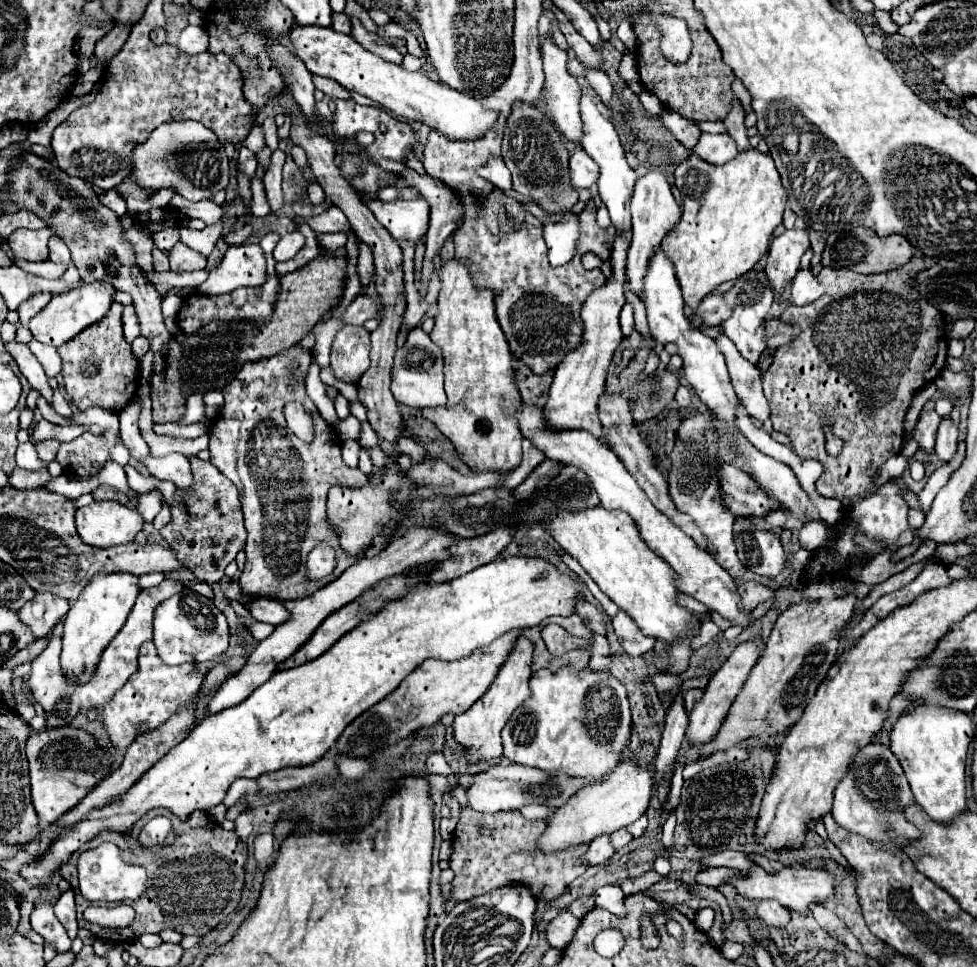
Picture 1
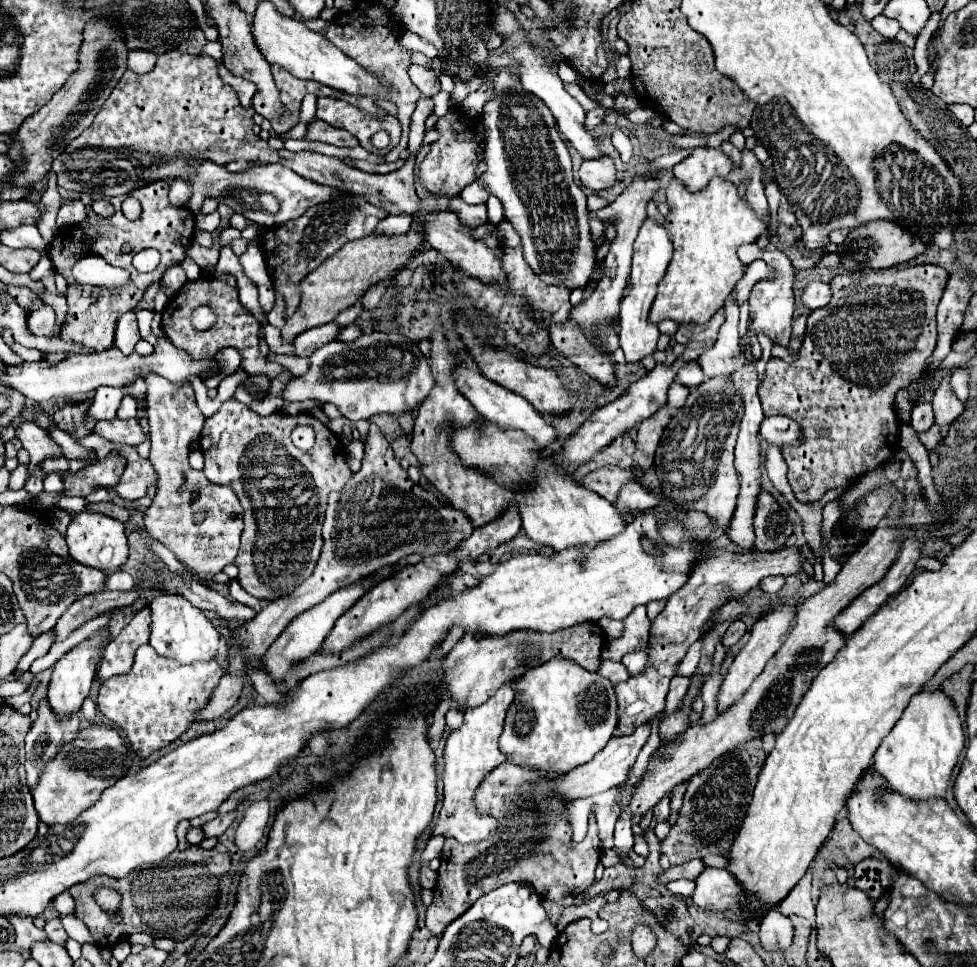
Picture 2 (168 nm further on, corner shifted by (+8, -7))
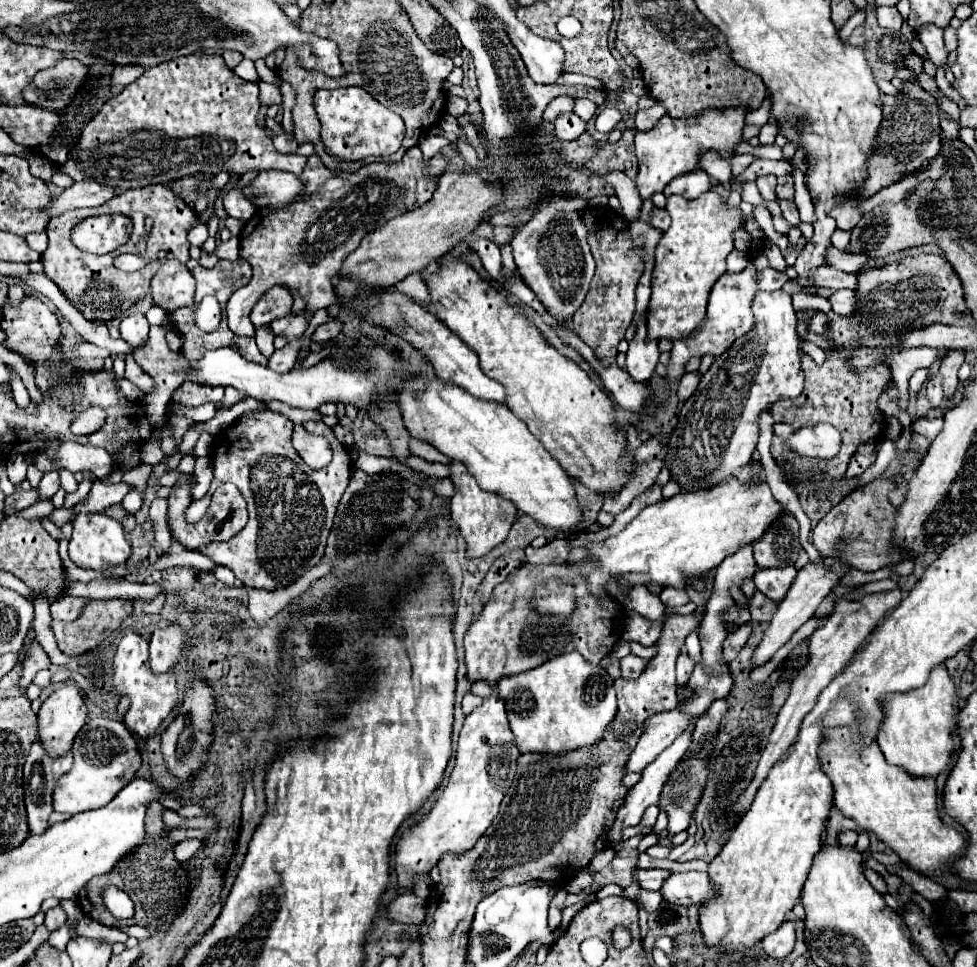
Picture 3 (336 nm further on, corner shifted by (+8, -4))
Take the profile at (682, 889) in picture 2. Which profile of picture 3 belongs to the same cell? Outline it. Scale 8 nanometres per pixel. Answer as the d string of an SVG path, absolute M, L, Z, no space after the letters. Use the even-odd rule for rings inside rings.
M641 891L635 901L641 903L647 911L655 911L657 905L663 901L663 895L661 893L651 893L651 891Z

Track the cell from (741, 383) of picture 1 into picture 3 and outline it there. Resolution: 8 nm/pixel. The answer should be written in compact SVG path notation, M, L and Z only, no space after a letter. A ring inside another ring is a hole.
M829 423L801 425L785 439L785 445L797 455L829 459L837 455L841 435L837 435L837 429L833 429L833 425Z

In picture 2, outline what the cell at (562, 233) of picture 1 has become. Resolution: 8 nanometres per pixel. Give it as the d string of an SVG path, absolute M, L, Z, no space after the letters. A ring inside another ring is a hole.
M505 68L497 70L497 74L491 80L493 98L485 104L481 120L485 124L485 164L487 172L469 184L461 198L470 205L485 204L489 194L497 196L503 204L505 220L511 222L515 232L521 236L523 256L525 262L537 272L537 276L553 286L559 288L583 288L589 282L589 276L595 268L595 244L591 240L589 230L589 210L587 210L587 196L579 184L573 180L571 172L571 156L561 140L553 114L537 96L531 92L525 92L521 88L521 80L517 74L507 72Z

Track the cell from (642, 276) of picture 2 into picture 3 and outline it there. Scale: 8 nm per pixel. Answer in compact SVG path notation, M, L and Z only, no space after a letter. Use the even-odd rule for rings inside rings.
M643 315L643 317L637 319L637 323L635 323L635 335L629 341L629 351L627 351L627 371L639 383L647 381L653 375L655 365L659 361L657 341L651 341L647 337L645 319L647 319L647 315Z

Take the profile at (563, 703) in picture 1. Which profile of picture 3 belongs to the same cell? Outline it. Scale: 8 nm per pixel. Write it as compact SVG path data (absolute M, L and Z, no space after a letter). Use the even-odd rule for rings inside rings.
M579 653L553 657L529 673L501 679L497 695L505 701L521 753L563 755L597 745L617 713L613 679L603 667L589 665Z

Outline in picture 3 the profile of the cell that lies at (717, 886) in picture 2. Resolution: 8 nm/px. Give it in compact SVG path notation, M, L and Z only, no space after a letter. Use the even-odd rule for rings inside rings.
M689 871L689 873L671 873L671 877L661 887L665 901L677 905L703 905L715 899L715 889L709 873Z

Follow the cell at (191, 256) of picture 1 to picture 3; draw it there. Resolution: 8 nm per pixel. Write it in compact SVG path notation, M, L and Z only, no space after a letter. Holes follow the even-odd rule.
M167 259L151 281L151 293L155 305L161 305L165 311L173 311L181 305L189 307L193 305L195 293L193 275L183 263Z

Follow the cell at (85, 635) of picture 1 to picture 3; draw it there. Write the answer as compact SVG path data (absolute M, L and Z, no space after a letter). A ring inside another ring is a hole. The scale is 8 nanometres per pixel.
M65 681L61 689L55 689L41 705L39 709L39 737L43 741L43 745L57 757L63 755L71 749L75 735L79 733L79 729L85 725L85 717L87 717L87 707L85 707L85 699L81 697L79 689L71 683Z

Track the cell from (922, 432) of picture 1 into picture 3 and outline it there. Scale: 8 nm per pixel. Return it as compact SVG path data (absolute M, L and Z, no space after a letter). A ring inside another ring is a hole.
M933 375L929 381L927 381L927 399L933 407L937 407L941 401L943 401L943 393L941 393L941 377L939 375Z

